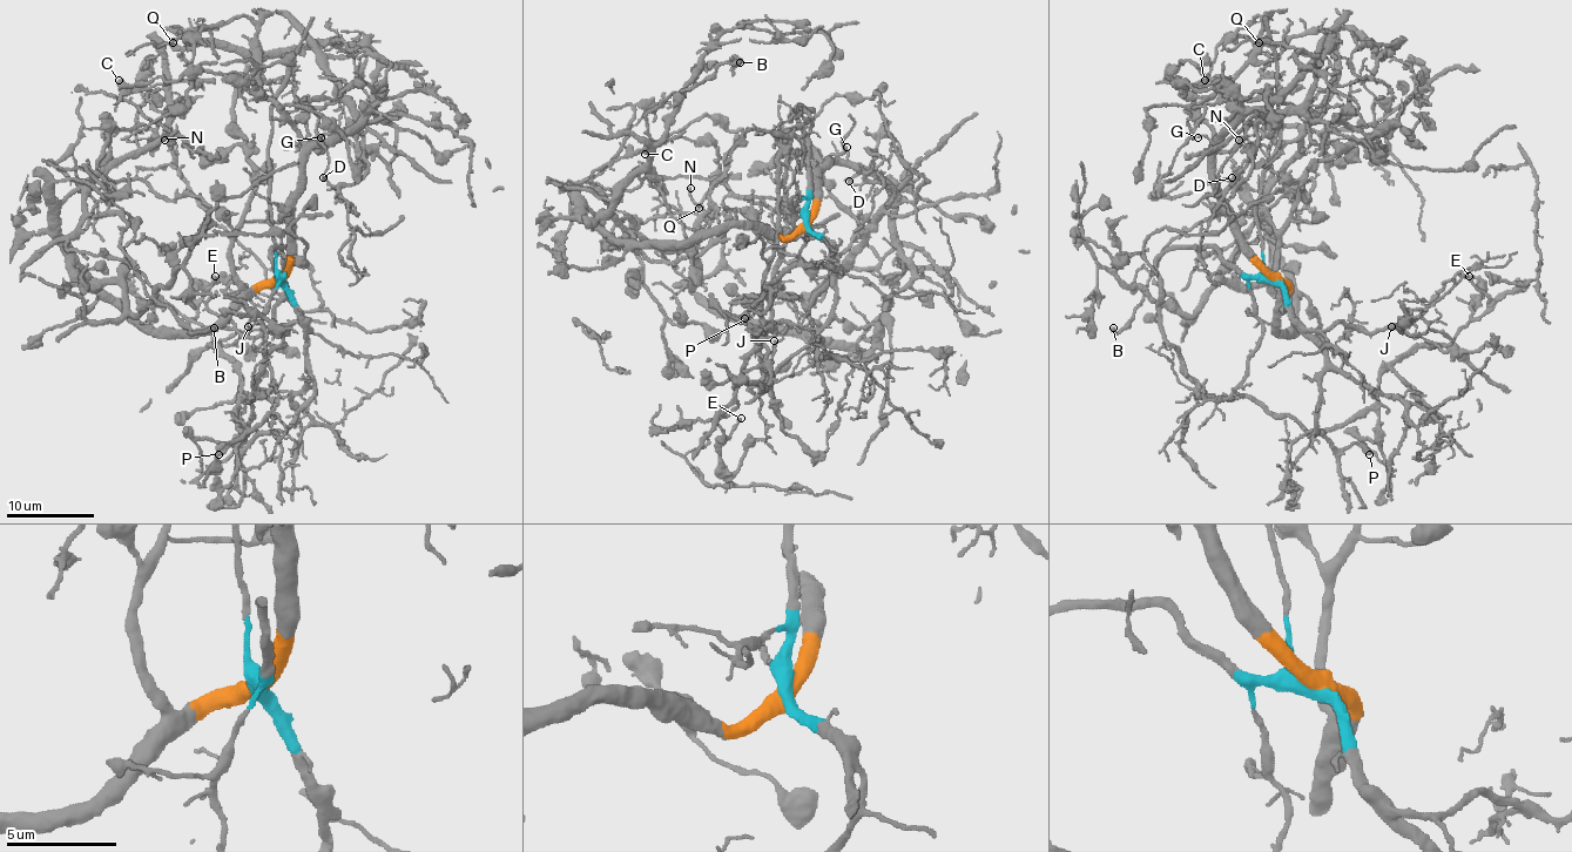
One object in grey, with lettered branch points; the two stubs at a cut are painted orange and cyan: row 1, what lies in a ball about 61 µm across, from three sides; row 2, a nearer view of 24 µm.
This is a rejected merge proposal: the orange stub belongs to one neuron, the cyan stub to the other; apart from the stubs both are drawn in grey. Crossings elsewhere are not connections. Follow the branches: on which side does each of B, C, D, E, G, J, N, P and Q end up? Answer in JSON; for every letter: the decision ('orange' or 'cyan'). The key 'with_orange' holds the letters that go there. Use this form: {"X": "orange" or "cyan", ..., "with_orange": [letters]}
{"B": "orange", "C": "orange", "D": "orange", "E": "cyan", "G": "orange", "J": "cyan", "N": "orange", "P": "cyan", "Q": "orange", "with_orange": ["B", "C", "D", "G", "N", "Q"]}

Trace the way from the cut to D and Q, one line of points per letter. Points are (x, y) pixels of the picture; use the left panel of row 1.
D: (280, 281), (304, 157), (344, 137), (366, 112), (359, 116), (368, 170), (352, 184), (331, 187), (322, 177)
Q: (280, 281), (289, 261), (289, 204), (302, 173), (302, 135), (261, 92), (258, 29), (238, 17), (173, 44)

